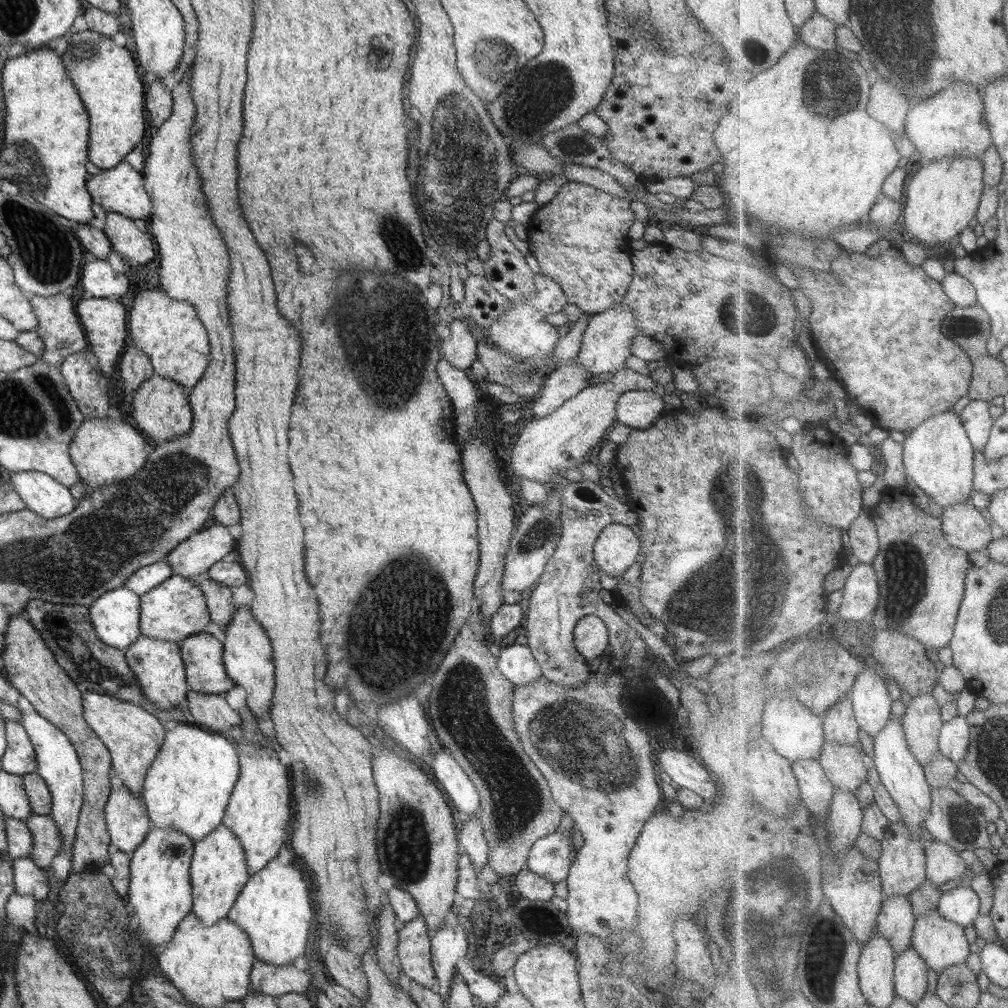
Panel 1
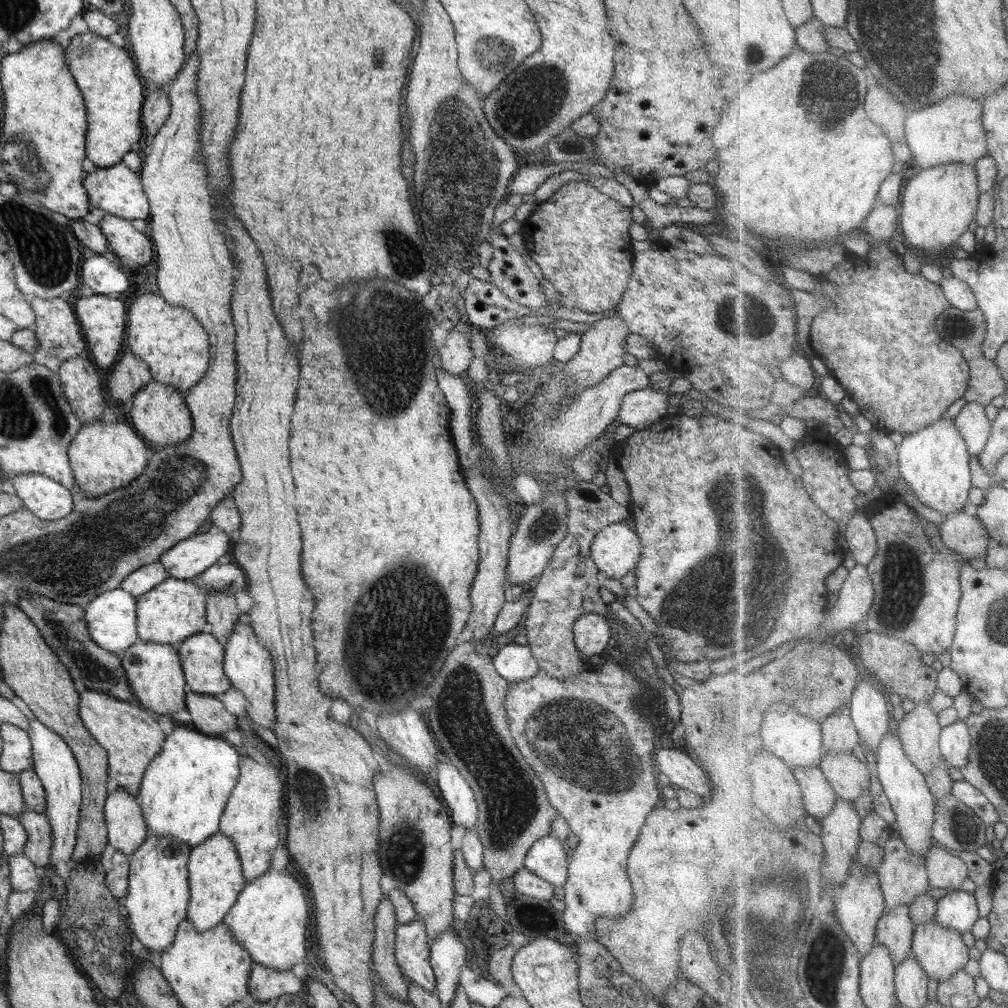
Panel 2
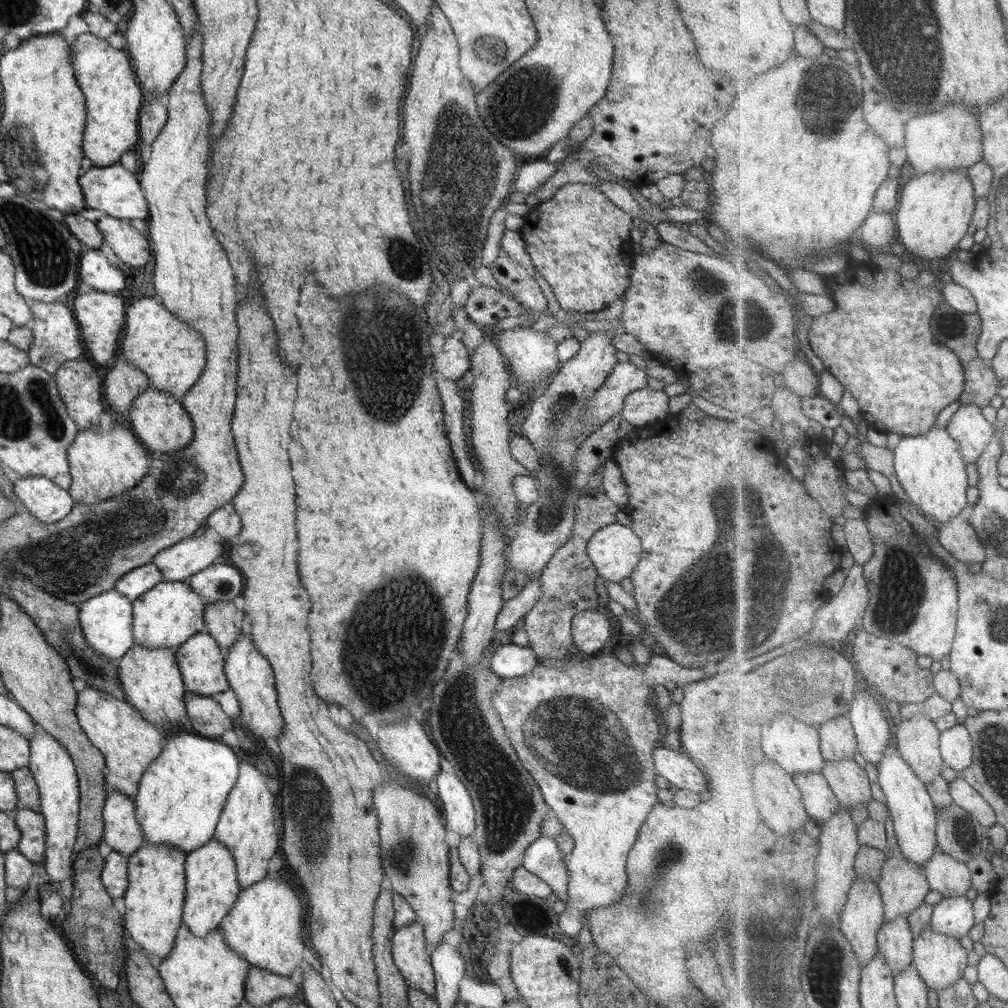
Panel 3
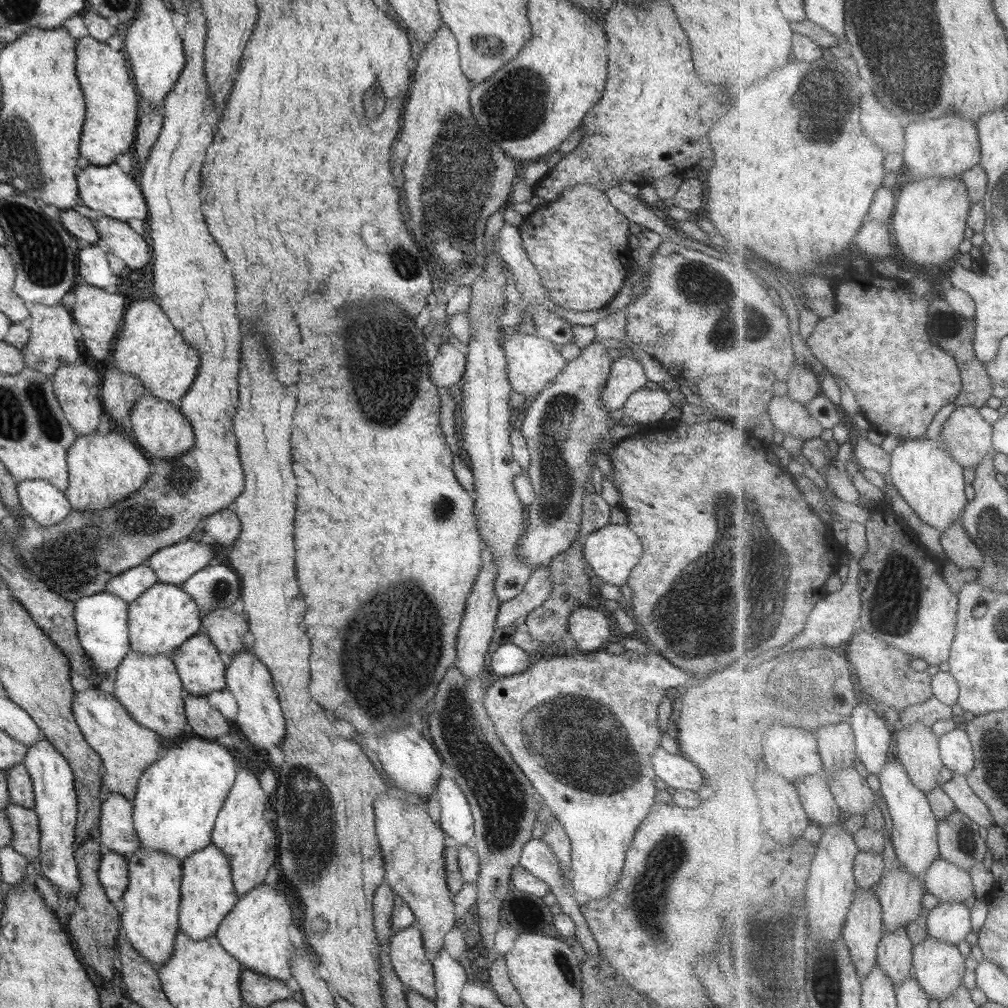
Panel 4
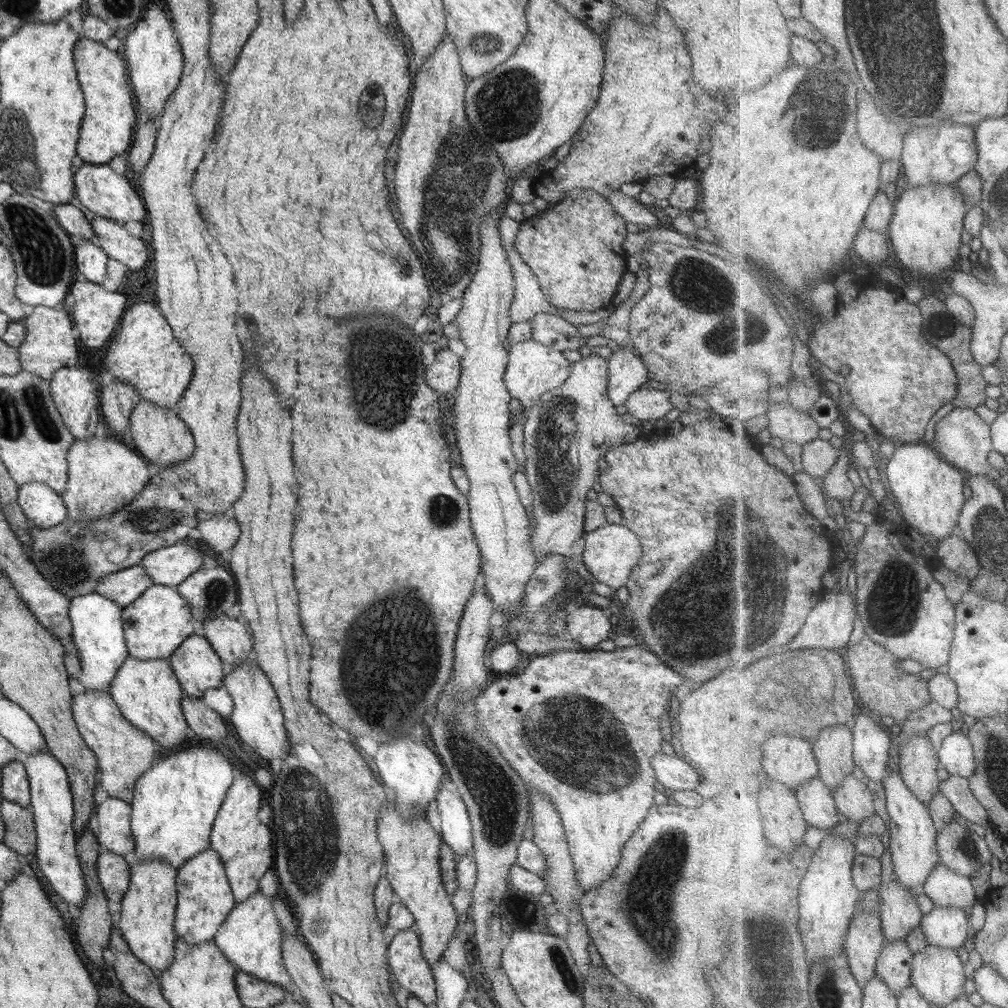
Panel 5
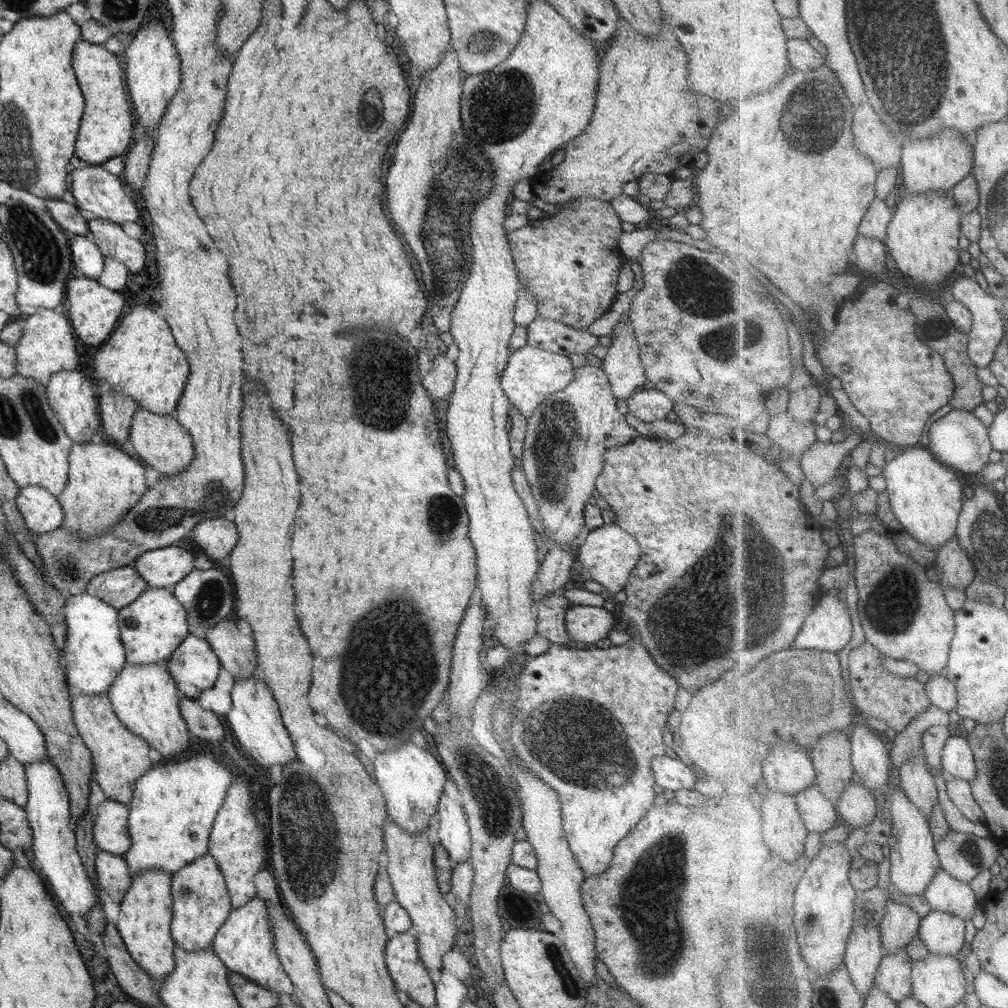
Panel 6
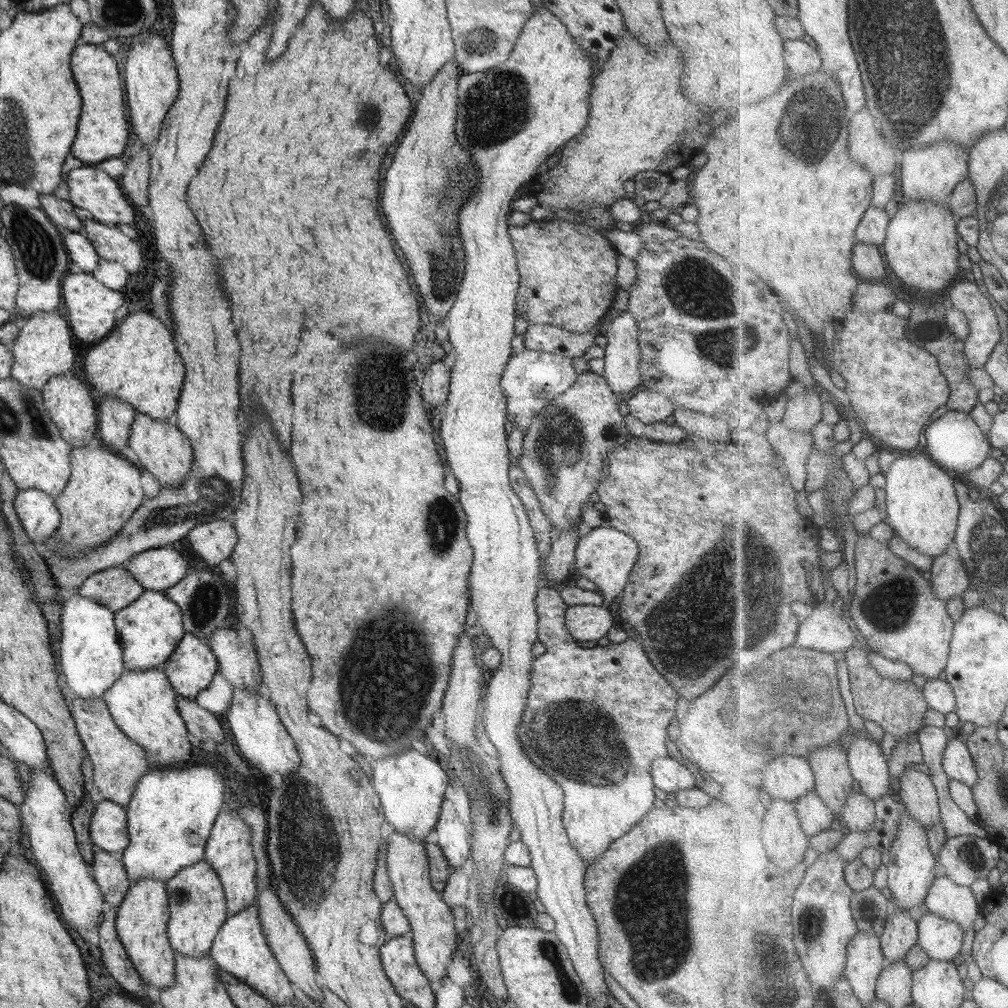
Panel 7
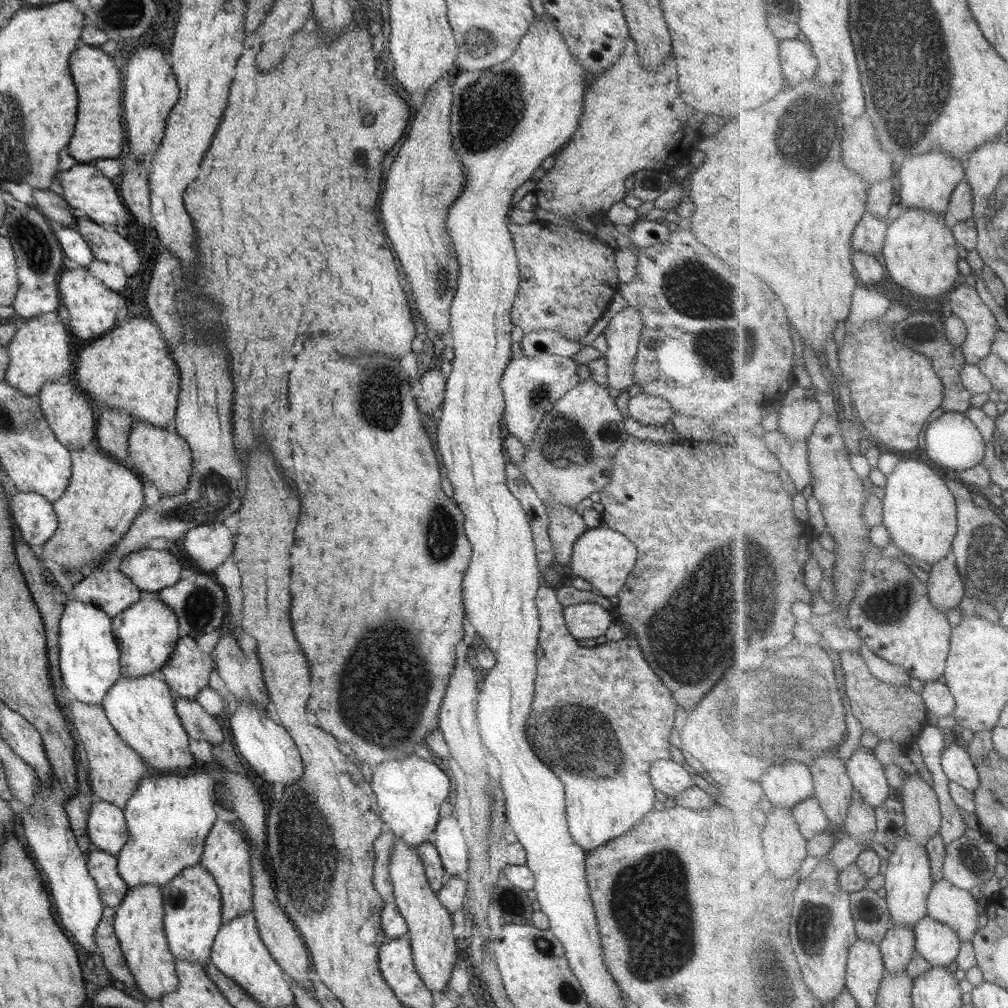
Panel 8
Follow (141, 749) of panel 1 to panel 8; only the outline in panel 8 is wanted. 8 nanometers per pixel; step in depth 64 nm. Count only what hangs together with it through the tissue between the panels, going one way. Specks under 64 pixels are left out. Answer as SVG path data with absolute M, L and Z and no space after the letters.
M73 700L70 702L70 718L72 730L74 730L77 741L86 749L88 757L89 785L93 790L95 799L102 799L111 802L123 809L128 799L138 788L142 777L151 773L145 762L142 762L140 755L128 747L116 729L106 717L106 712L102 705L88 705L84 702Z

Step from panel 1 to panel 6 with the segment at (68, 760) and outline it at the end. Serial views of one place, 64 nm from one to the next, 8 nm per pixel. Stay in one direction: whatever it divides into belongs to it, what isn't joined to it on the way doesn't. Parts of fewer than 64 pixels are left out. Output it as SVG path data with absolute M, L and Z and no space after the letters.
M48 760L29 762L25 765L27 804L23 806L26 821L32 829L32 854L38 872L48 878L52 894L60 900L68 916L80 916L86 921L89 910L99 902L97 890L88 876L86 867L77 851L74 825L70 813L69 796L58 769Z

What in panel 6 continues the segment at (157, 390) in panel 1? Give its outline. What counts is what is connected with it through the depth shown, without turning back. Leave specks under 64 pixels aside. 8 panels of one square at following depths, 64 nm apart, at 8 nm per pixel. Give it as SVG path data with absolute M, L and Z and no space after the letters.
M145 408L133 414L129 428L129 446L131 452L144 465L149 464L161 477L172 477L178 474L194 459L193 438L191 434L174 419L173 415L154 414Z

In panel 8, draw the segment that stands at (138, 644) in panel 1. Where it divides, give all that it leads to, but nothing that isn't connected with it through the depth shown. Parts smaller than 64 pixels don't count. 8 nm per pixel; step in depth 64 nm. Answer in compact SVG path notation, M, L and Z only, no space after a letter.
M157 670L152 674L145 674L140 678L121 677L116 684L108 690L104 701L102 701L102 707L112 727L116 729L122 741L140 755L140 759L149 766L151 772L176 773L188 771L197 766L195 759L192 757L192 753L190 753L190 738L188 733L184 730L184 727L182 727L180 717L176 715L176 708L174 707L176 697L177 694L172 693L168 684L166 684L163 673Z

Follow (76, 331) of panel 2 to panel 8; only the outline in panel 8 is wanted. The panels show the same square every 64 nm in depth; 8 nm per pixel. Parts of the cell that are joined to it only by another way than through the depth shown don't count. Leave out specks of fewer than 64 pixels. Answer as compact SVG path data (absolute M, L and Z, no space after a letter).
M41 315L23 320L16 334L7 346L9 365L5 372L5 381L22 394L32 396L47 382L58 382L68 377L72 368L68 336L71 332L62 320L47 320Z

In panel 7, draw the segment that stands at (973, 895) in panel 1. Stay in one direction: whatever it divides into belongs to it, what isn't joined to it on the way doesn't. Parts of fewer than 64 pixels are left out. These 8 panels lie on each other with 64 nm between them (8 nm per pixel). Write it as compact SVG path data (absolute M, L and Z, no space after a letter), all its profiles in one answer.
M939 914L919 915L919 945L936 960L954 960L962 955L966 932L959 922L952 922Z

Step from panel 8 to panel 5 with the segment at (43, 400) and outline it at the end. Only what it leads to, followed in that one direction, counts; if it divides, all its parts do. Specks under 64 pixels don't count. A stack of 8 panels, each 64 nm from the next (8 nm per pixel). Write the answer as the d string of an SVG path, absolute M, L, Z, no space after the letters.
M61 368L51 376L49 387L53 405L58 409L64 424L70 429L75 440L86 440L92 437L98 422L102 420L99 378L84 368Z

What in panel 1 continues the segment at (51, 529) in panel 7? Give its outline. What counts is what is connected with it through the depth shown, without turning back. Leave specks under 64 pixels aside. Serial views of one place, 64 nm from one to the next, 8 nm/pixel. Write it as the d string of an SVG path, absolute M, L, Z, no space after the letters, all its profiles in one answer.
M14 472L10 476L10 483L14 486L14 491L20 496L26 505L26 509L35 512L45 519L60 519L70 514L76 508L77 501L72 497L70 489L62 486L49 474L43 472Z

